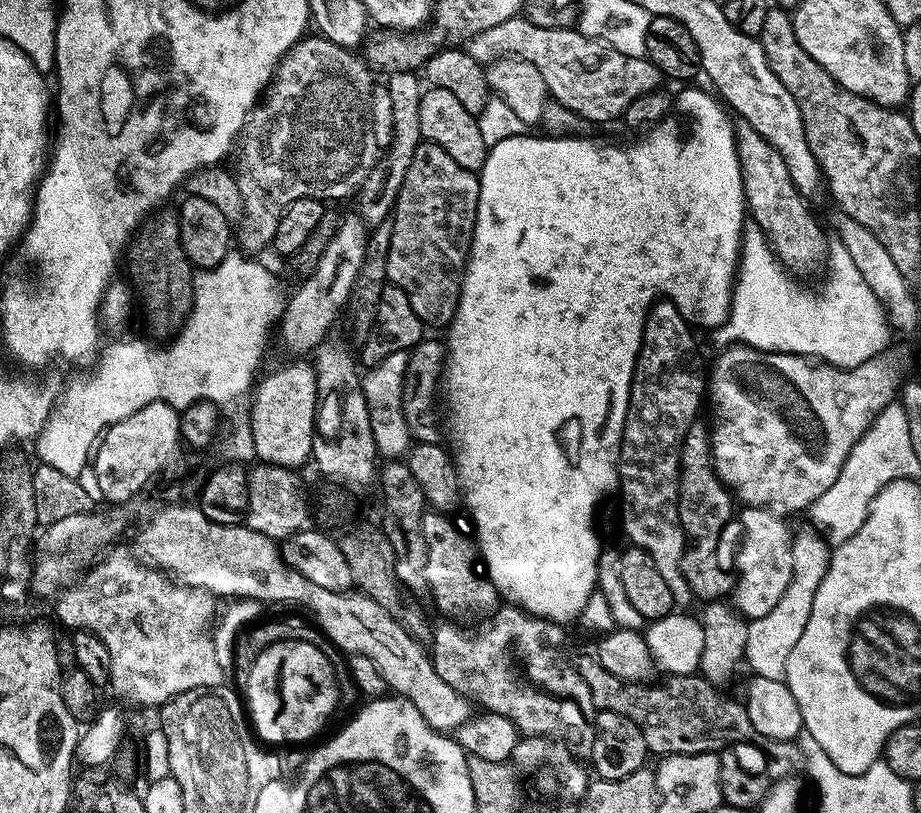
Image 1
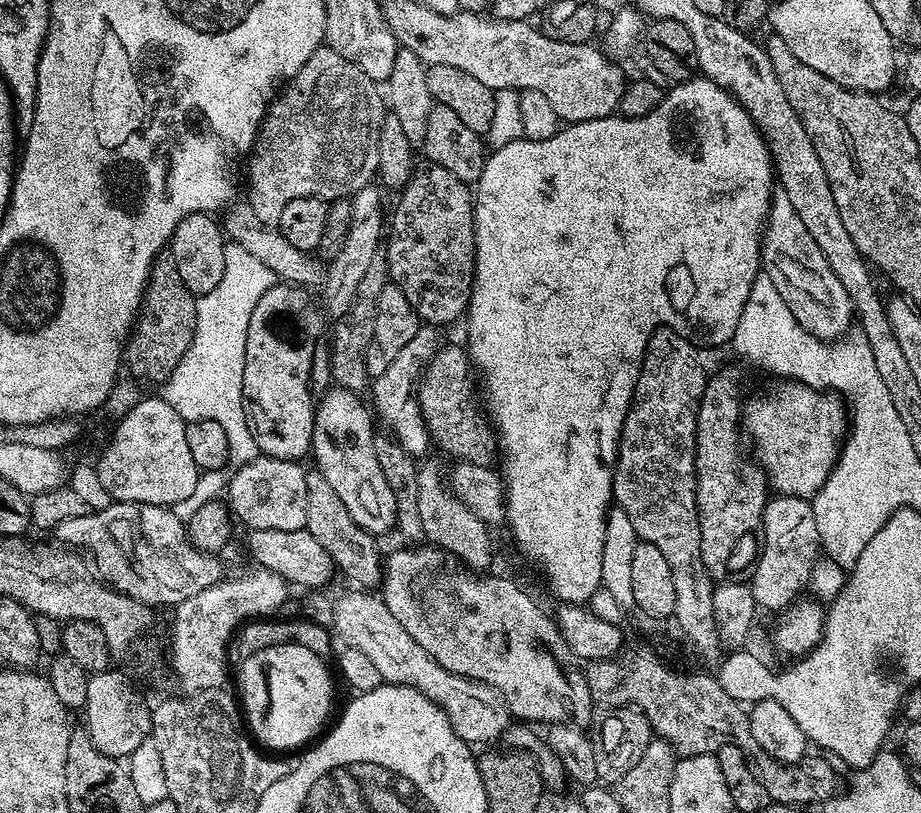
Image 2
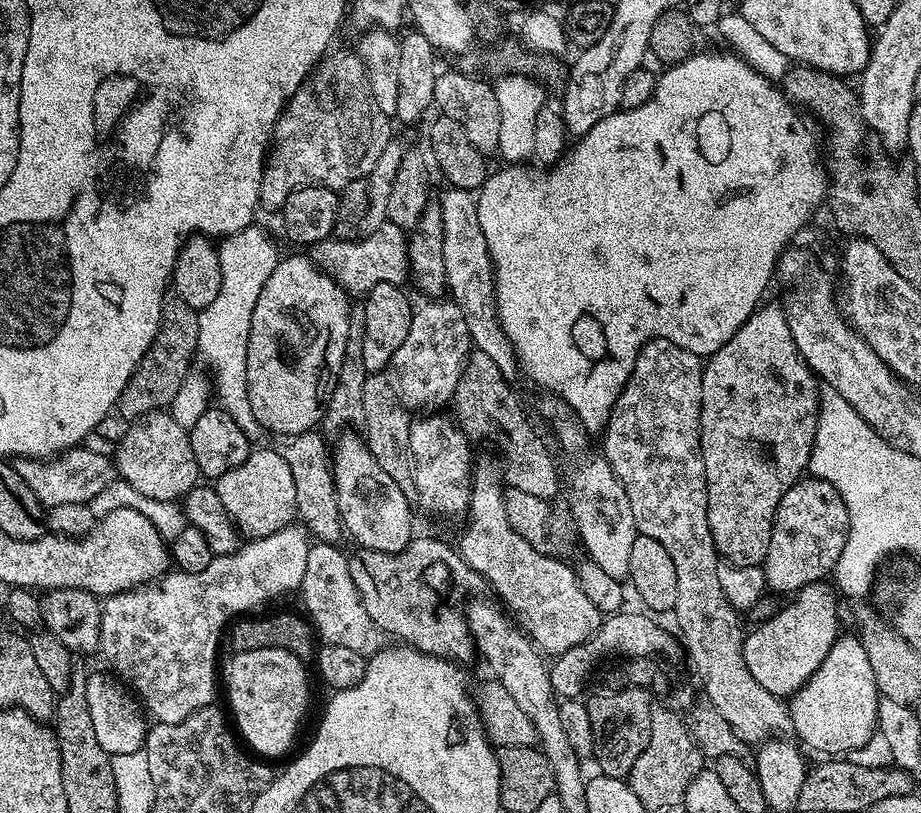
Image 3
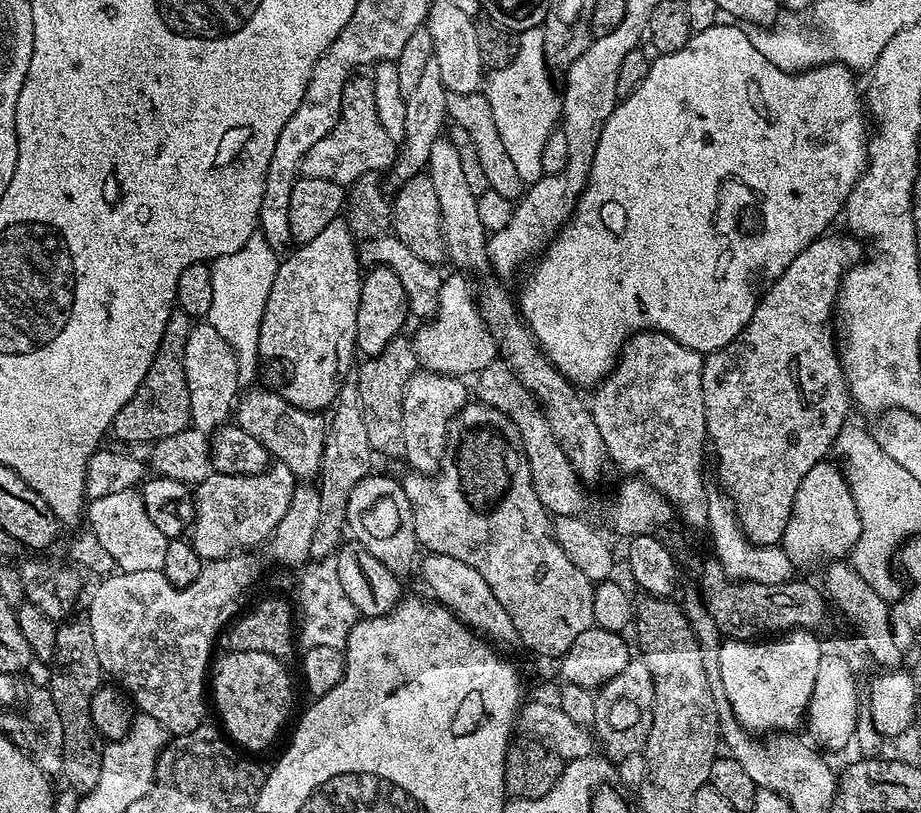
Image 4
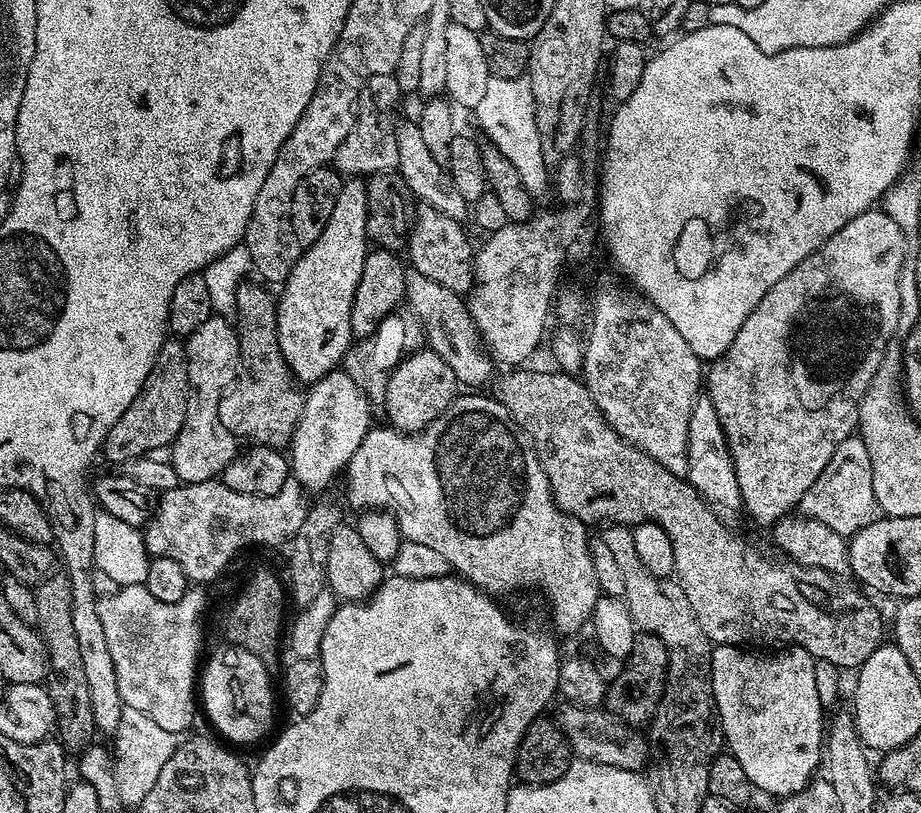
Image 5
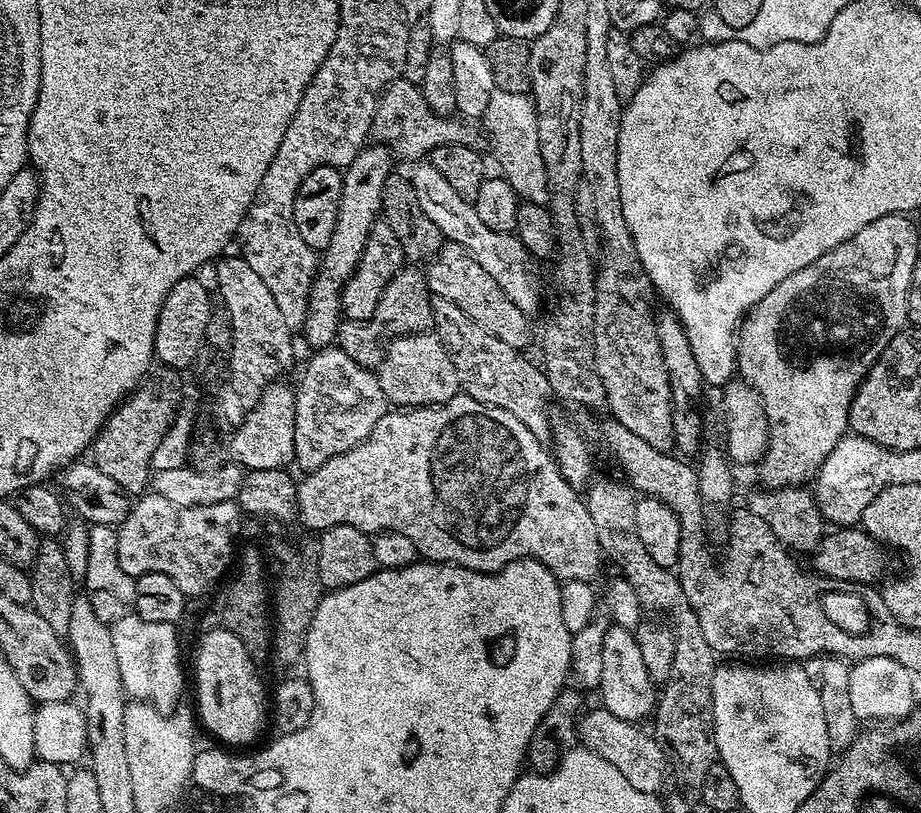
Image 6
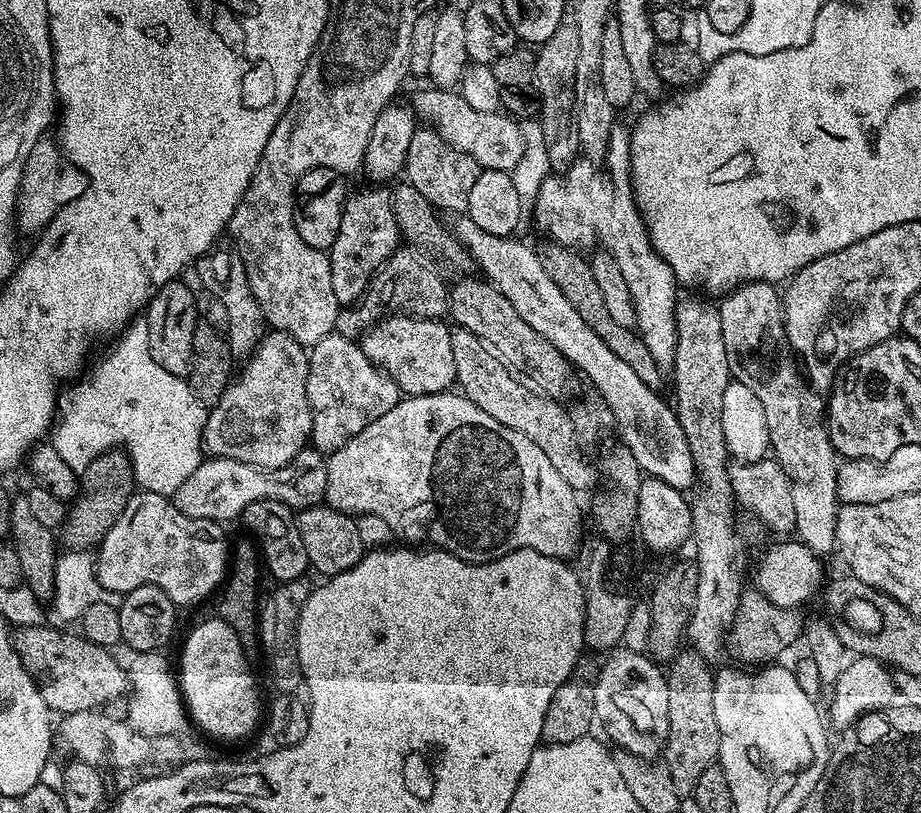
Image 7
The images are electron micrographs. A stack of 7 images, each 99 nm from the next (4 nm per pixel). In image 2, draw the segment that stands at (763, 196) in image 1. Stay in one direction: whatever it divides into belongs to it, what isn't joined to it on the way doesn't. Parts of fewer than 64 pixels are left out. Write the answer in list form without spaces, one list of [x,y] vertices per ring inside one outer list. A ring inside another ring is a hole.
[[[782,190],[772,197],[761,241],[761,267],[763,275],[777,287],[778,294],[782,295],[782,300],[787,303],[804,332],[825,342],[837,341],[848,334],[846,332],[854,322],[852,299],[834,270],[831,270],[818,242],[811,237],[802,218],[798,217],[790,198]]]

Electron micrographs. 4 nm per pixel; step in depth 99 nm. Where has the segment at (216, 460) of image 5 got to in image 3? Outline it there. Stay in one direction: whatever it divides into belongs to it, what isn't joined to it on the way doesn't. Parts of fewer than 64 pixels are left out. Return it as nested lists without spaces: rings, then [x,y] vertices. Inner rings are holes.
[[[167,411],[153,412],[151,416],[135,421],[114,451],[114,463],[119,479],[129,483],[146,498],[179,501],[201,479],[194,450],[190,450],[188,429],[178,426]]]

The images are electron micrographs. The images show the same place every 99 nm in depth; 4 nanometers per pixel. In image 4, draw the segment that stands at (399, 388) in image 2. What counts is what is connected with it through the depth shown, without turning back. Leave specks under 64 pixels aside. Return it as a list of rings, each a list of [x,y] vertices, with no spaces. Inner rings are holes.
[[[450,274],[444,276],[444,281],[442,282],[442,286],[438,292],[438,306],[436,307],[436,312],[432,315],[432,317],[421,326],[420,329],[417,330],[416,336],[413,335],[411,337],[412,345],[414,346],[414,350],[416,351],[416,358],[421,369],[437,372],[438,374],[446,374],[447,376],[459,376],[461,378],[468,378],[468,375],[478,374],[482,371],[486,366],[490,366],[494,363],[495,360],[498,359],[498,341],[492,337],[490,334],[490,330],[485,326],[484,320],[480,317],[480,309],[478,307],[477,297],[474,295],[474,288],[472,292],[472,288],[468,285],[469,277],[464,274],[456,274],[460,276],[450,276]]]

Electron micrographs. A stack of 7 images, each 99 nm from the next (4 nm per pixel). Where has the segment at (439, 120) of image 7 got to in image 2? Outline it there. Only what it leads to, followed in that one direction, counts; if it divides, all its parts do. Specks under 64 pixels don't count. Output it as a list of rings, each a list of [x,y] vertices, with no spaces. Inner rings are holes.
[[[322,46],[318,50],[314,50],[314,54],[310,54],[310,58],[302,66],[302,70],[298,70],[298,74],[292,76],[291,80],[284,85],[276,99],[269,104],[268,114],[260,126],[260,133],[256,136],[255,144],[252,145],[250,159],[247,161],[247,164],[249,164],[248,196],[246,196],[246,200],[247,203],[254,206],[256,213],[268,212],[268,216],[272,216],[272,220],[275,220],[279,225],[282,218],[282,210],[285,208],[286,202],[294,202],[294,198],[321,196],[324,200],[331,202],[341,198],[351,198],[355,196],[358,190],[362,190],[368,184],[373,183],[380,166],[380,155],[378,154],[380,131],[386,119],[386,104],[382,99],[381,89],[379,92],[376,88],[379,88],[377,81],[371,80],[357,64],[350,62],[350,58],[342,58],[342,54],[338,54],[333,48]]]

